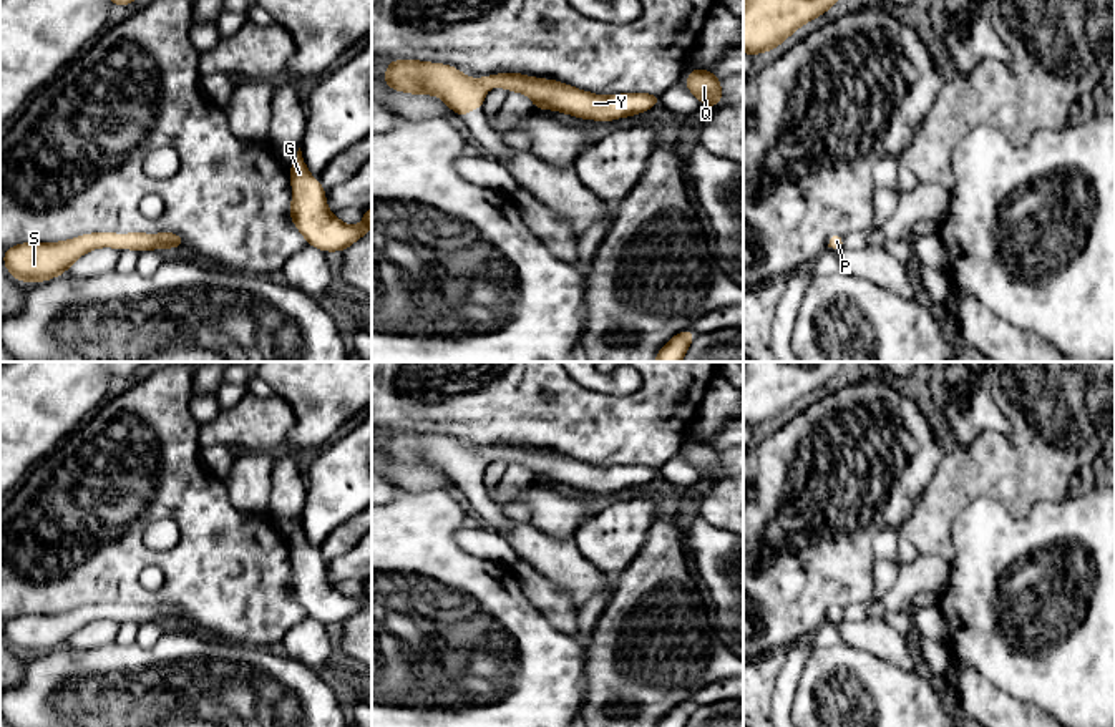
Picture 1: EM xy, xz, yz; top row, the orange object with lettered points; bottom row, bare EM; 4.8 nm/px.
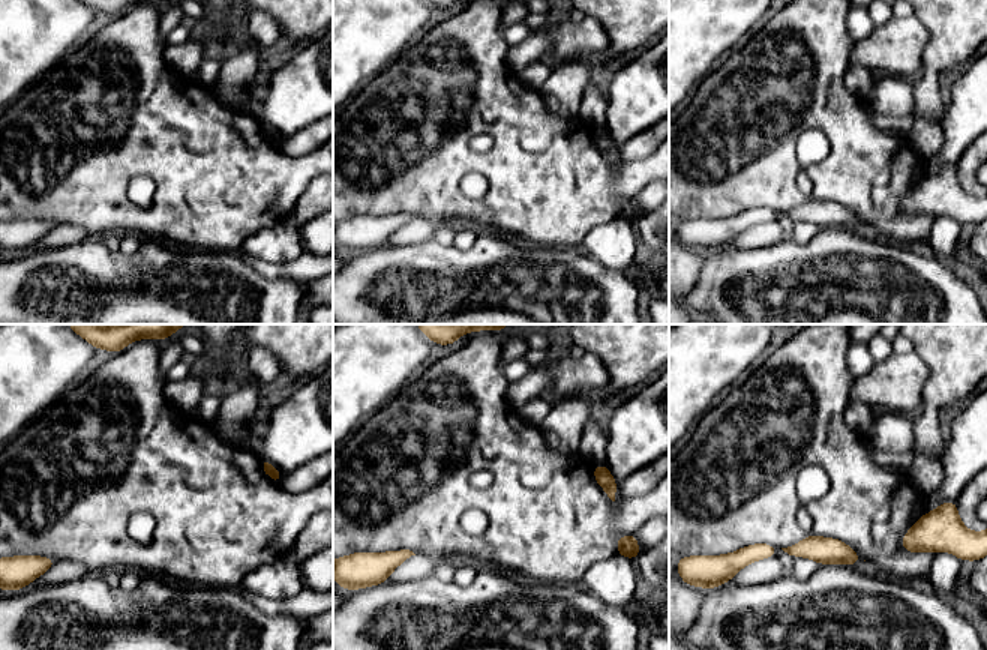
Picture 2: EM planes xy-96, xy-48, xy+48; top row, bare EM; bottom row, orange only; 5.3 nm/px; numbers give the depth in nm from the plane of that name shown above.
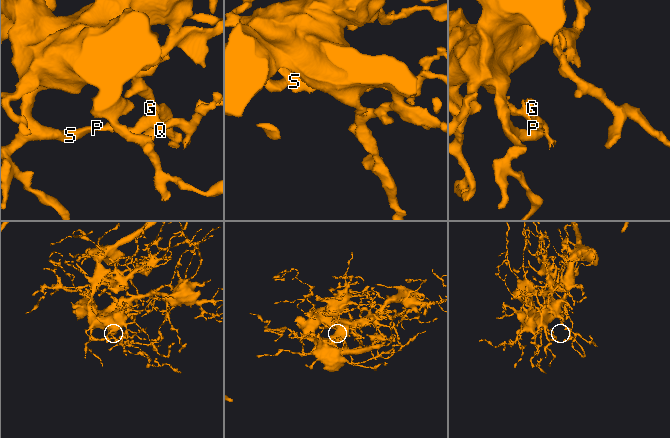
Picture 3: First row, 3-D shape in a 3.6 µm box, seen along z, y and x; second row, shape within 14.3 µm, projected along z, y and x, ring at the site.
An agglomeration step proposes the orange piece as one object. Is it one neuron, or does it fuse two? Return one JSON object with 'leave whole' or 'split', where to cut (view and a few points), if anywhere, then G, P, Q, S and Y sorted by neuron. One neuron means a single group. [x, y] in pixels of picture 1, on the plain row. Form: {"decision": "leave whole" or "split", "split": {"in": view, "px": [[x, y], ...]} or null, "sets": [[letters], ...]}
{"decision": "leave whole", "split": null, "sets": [["G", "P", "Q", "S", "Y"]]}

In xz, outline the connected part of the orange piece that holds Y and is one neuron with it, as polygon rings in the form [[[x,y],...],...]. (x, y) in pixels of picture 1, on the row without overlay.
[[[418,432],[390,433],[383,451],[390,461],[405,463],[408,466],[436,466],[456,488],[466,486],[475,480],[483,480],[484,465],[489,458],[503,458],[509,465],[524,465],[531,470],[534,480],[556,481],[602,495],[649,483],[660,475],[662,470],[662,466],[649,465],[601,468],[561,453],[531,450],[519,445],[498,445],[473,451],[458,443],[456,438]]]

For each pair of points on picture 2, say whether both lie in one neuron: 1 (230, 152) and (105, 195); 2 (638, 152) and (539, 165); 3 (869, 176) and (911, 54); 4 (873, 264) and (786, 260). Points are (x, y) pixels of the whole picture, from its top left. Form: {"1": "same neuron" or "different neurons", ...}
{"1": "same neuron", "2": "different neurons", "3": "different neurons", "4": "same neuron"}

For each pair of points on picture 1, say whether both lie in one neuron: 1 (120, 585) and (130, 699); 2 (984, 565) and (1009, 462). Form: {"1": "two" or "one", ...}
{"1": "two", "2": "two"}

